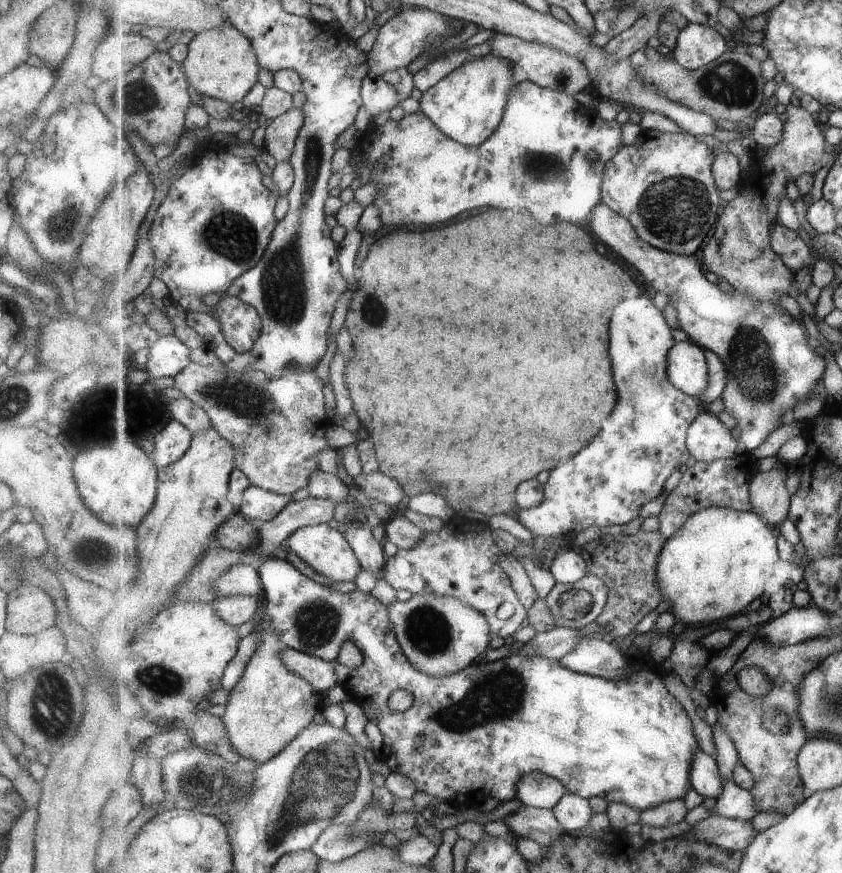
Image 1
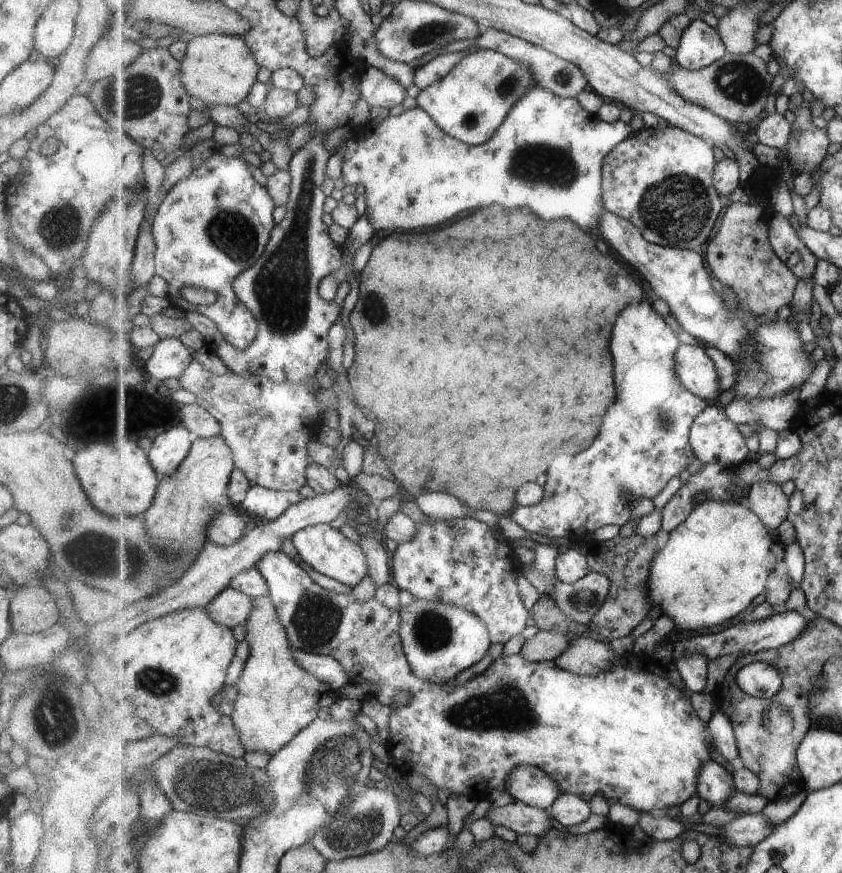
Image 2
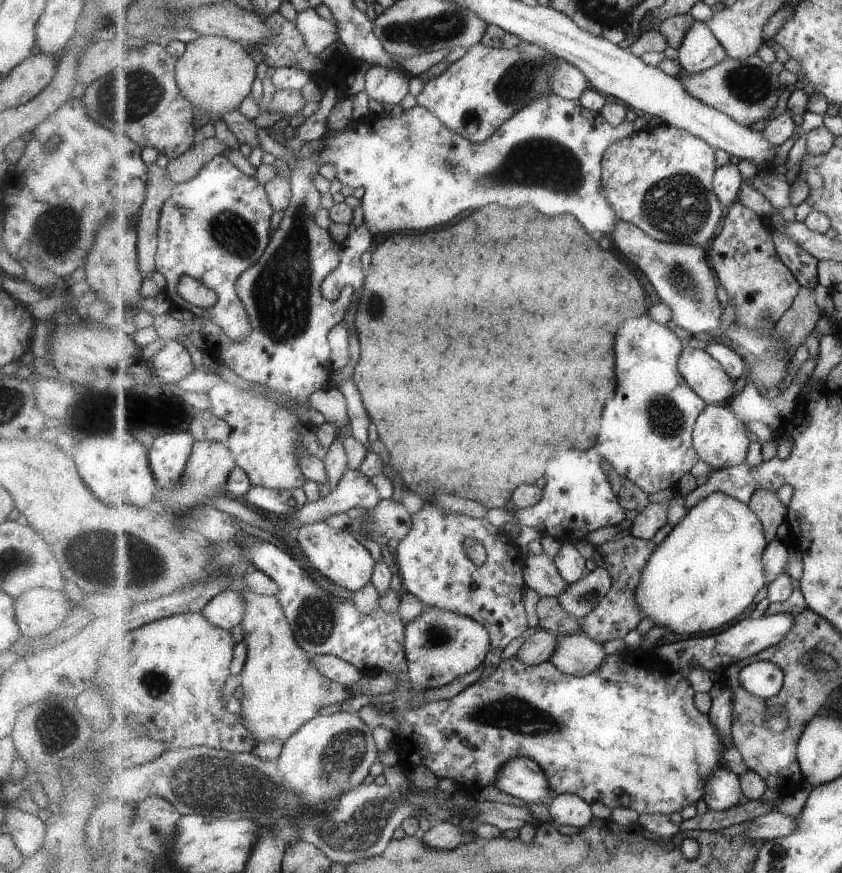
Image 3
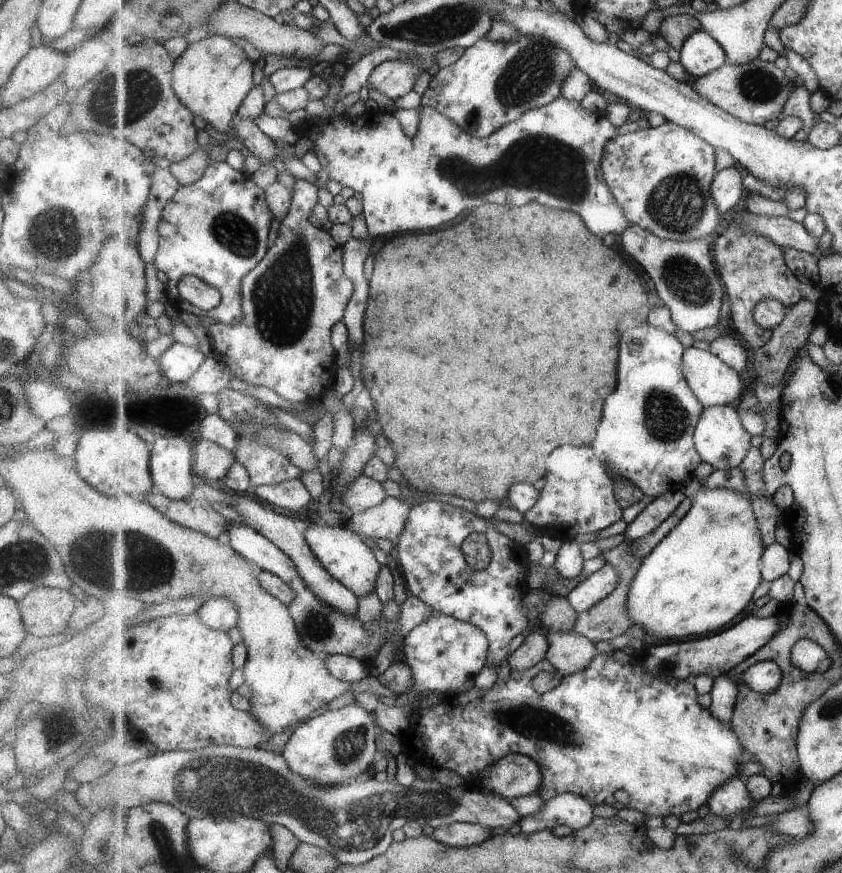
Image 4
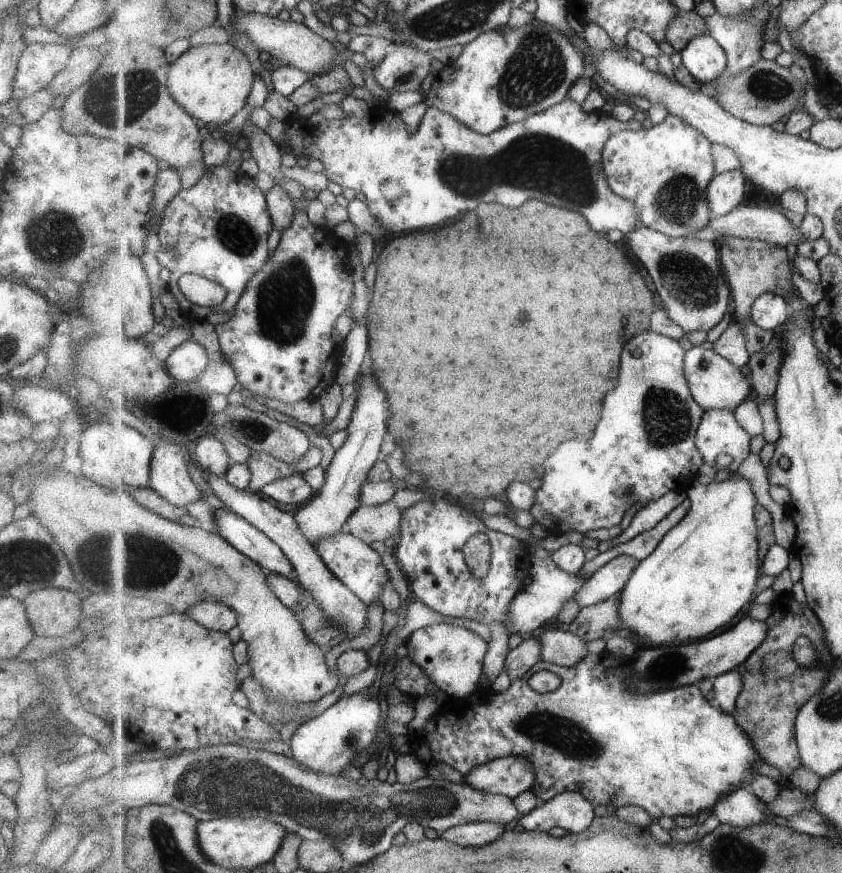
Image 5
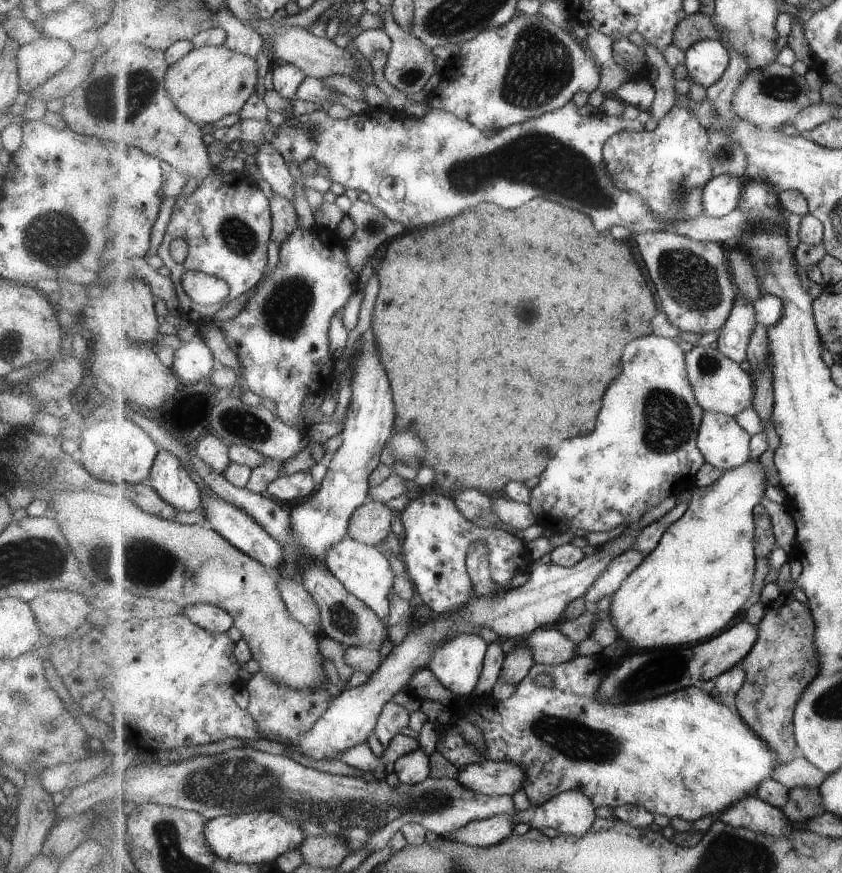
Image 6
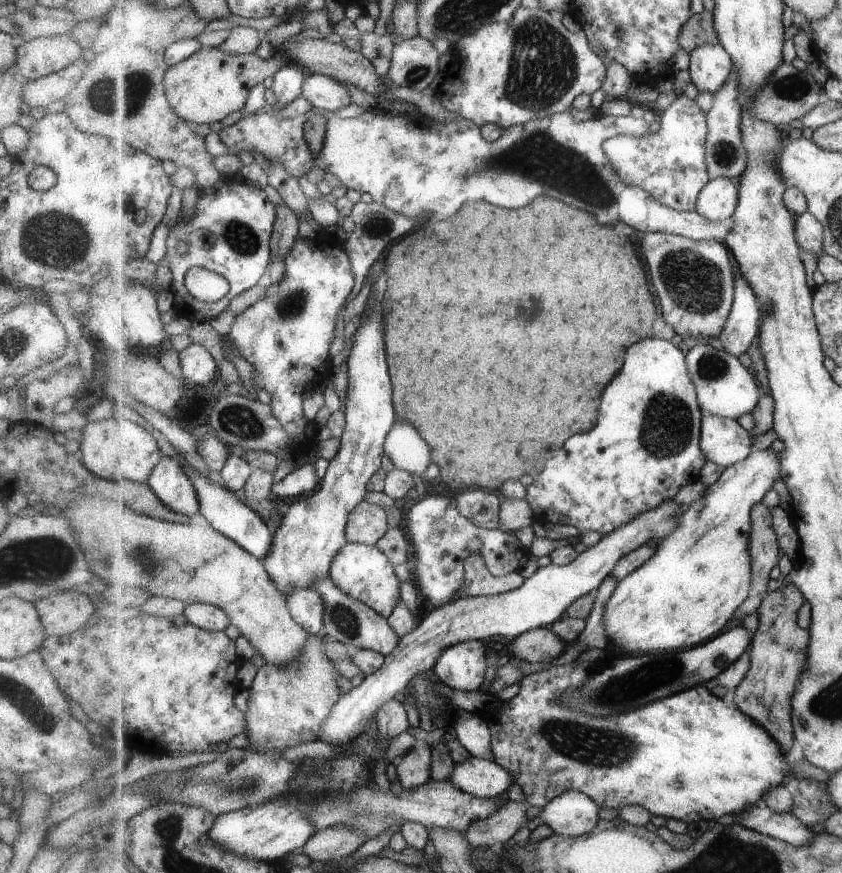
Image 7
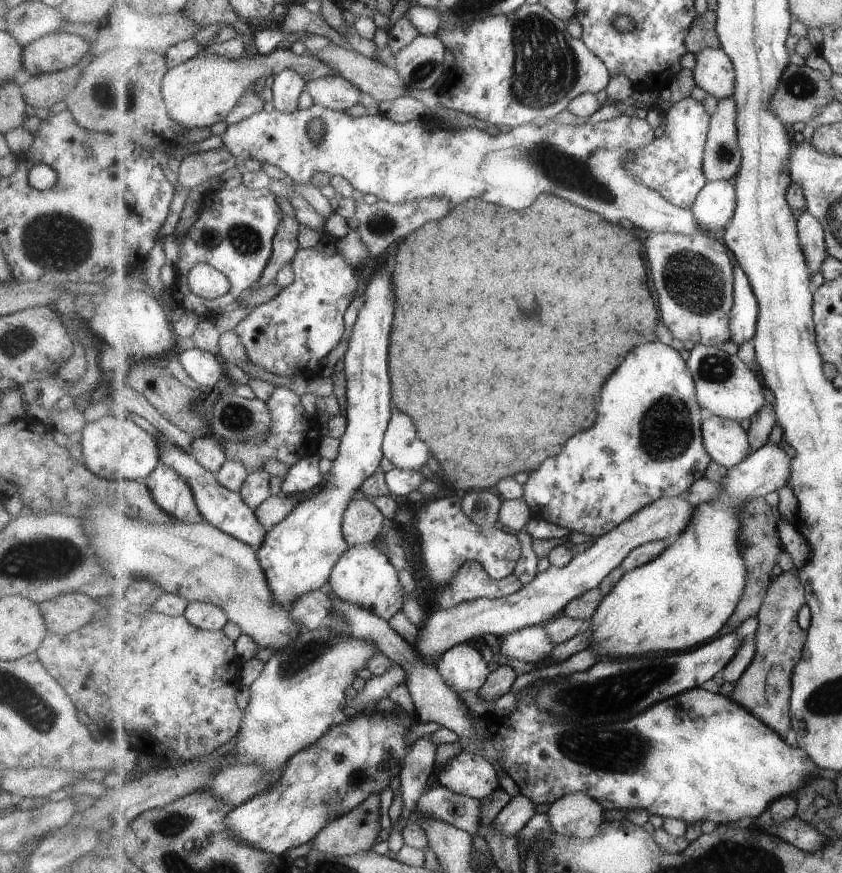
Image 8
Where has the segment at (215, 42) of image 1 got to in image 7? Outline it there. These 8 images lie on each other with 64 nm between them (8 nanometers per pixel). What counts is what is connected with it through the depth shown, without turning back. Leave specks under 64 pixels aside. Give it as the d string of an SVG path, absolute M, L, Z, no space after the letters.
M202 47L198 52L189 56L176 66L171 66L168 73L164 77L165 91L168 96L169 103L173 106L173 110L184 120L195 125L221 123L227 116L243 110L249 92L253 90L253 86L262 84L265 78L273 77L275 72L279 72L287 65L297 65L290 59L287 59L282 52L277 52L275 57L264 60L257 54L237 55L224 52L220 47Z

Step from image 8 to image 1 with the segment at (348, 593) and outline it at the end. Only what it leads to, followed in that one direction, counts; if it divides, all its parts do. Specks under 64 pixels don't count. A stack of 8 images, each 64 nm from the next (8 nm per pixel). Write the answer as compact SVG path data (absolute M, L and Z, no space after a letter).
M329 524L310 525L297 530L285 541L289 549L313 568L317 573L330 578L334 582L354 581L361 572L362 565L356 552L345 539L339 528L331 528Z

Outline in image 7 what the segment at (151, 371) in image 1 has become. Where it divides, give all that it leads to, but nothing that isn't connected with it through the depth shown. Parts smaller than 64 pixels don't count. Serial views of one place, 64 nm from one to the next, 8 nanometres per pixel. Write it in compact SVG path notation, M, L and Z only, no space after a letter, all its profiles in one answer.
M192 341L179 357L183 378L190 385L209 385L218 379L217 362L201 344Z

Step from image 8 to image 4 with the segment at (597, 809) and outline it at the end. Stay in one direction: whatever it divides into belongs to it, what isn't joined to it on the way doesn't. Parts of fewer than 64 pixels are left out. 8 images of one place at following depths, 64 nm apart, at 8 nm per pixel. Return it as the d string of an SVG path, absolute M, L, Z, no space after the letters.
M564 793L545 800L540 812L522 817L518 822L520 833L532 836L538 831L565 825L572 831L585 829L595 820L593 806L587 799L574 793Z

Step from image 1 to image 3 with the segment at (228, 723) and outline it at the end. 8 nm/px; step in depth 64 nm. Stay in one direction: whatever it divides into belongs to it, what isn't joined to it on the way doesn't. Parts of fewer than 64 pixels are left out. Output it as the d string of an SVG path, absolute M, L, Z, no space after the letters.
M238 575L229 590L241 593L248 603L248 612L241 624L248 658L240 674L244 696L240 700L239 714L244 719L244 726L256 736L257 743L277 740L284 744L316 718L321 708L362 695L354 685L347 687L332 682L312 666L309 654L297 643L296 632L275 595L271 597L253 591L244 582L244 575Z

